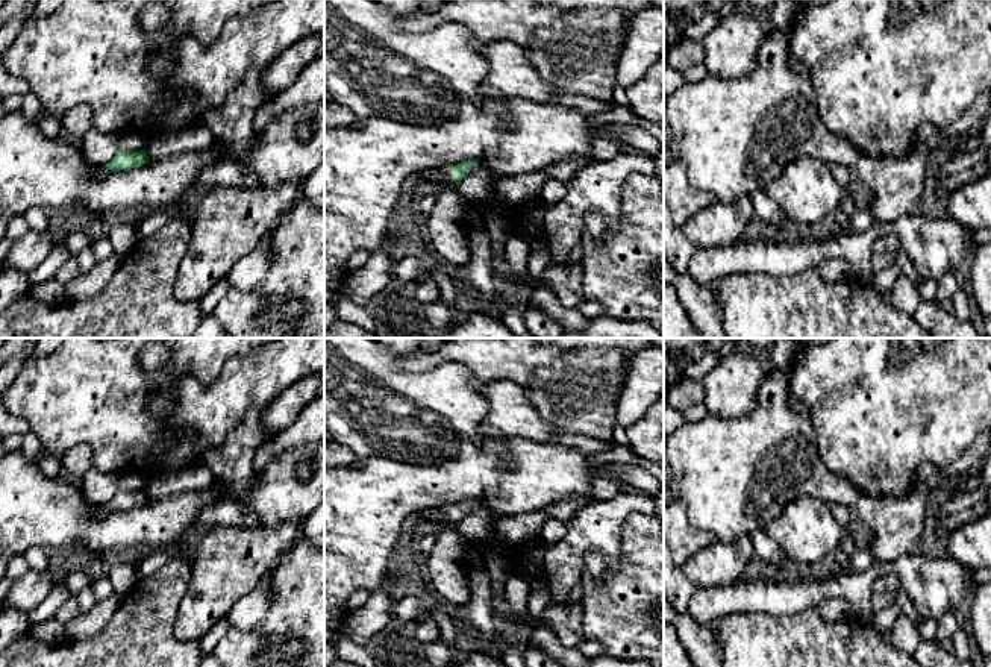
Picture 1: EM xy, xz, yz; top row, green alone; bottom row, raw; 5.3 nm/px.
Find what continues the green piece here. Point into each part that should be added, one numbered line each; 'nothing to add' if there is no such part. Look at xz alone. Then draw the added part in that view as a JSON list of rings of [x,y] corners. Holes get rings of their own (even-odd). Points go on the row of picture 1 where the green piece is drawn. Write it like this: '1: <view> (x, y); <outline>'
1: xz (429, 176); [[[449,167],[426,170],[418,174],[420,183],[438,183],[441,179],[447,179],[449,182],[455,183],[452,170]]]

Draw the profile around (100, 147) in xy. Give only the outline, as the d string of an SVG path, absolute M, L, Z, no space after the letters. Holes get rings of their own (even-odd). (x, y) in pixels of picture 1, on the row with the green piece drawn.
M88 129L80 139L85 158L91 165L105 167L118 152L120 135Z

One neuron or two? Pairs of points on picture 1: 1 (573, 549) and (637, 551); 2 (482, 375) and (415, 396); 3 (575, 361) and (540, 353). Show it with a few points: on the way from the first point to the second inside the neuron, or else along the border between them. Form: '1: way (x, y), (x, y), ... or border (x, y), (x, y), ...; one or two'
1: border (628, 516), (620, 532), (620, 563), (605, 570); two
2: border (443, 361), (459, 361), (472, 373), (476, 385); two
3: border (561, 353), (550, 363), (538, 366), (531, 381); two

